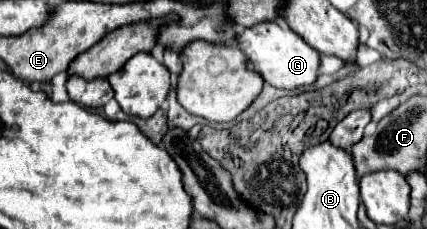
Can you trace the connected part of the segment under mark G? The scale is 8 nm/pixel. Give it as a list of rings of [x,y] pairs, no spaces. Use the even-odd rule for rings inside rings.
[[[263,22],[251,28],[245,28],[237,36],[239,48],[249,58],[249,68],[261,72],[267,84],[283,90],[305,90],[317,82],[321,58],[319,52],[313,50],[301,36],[297,36],[283,22]]]

